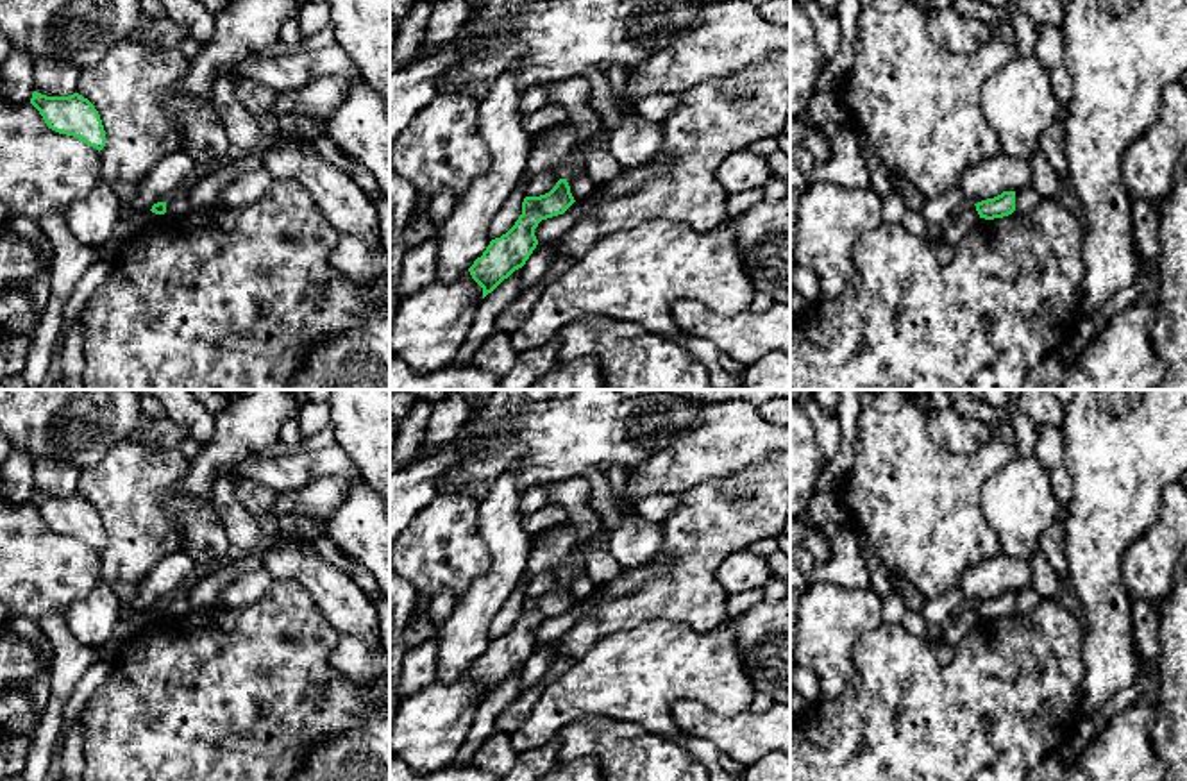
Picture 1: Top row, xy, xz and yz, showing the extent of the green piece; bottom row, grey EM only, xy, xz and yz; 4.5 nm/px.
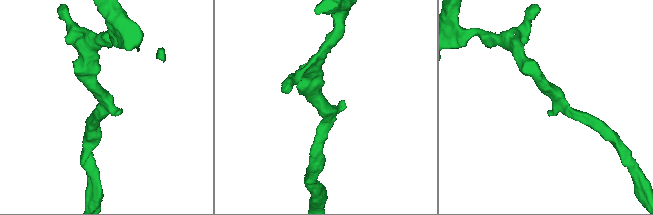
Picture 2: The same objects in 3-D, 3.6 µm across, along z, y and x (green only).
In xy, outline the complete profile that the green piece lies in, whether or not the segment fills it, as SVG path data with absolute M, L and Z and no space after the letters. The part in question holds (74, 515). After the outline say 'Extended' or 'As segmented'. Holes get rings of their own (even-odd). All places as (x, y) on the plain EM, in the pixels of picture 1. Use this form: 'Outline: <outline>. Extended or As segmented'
Outline: M34 491L30 504L39 511L48 529L79 538L98 552L105 547L100 515L82 495L46 497Z. As segmented

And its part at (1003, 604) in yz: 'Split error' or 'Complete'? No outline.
Complete

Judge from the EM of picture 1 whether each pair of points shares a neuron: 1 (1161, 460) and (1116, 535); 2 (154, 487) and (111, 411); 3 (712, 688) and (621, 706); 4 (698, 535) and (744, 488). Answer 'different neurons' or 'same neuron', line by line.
1: same neuron
2: different neurons
3: same neuron
4: same neuron

